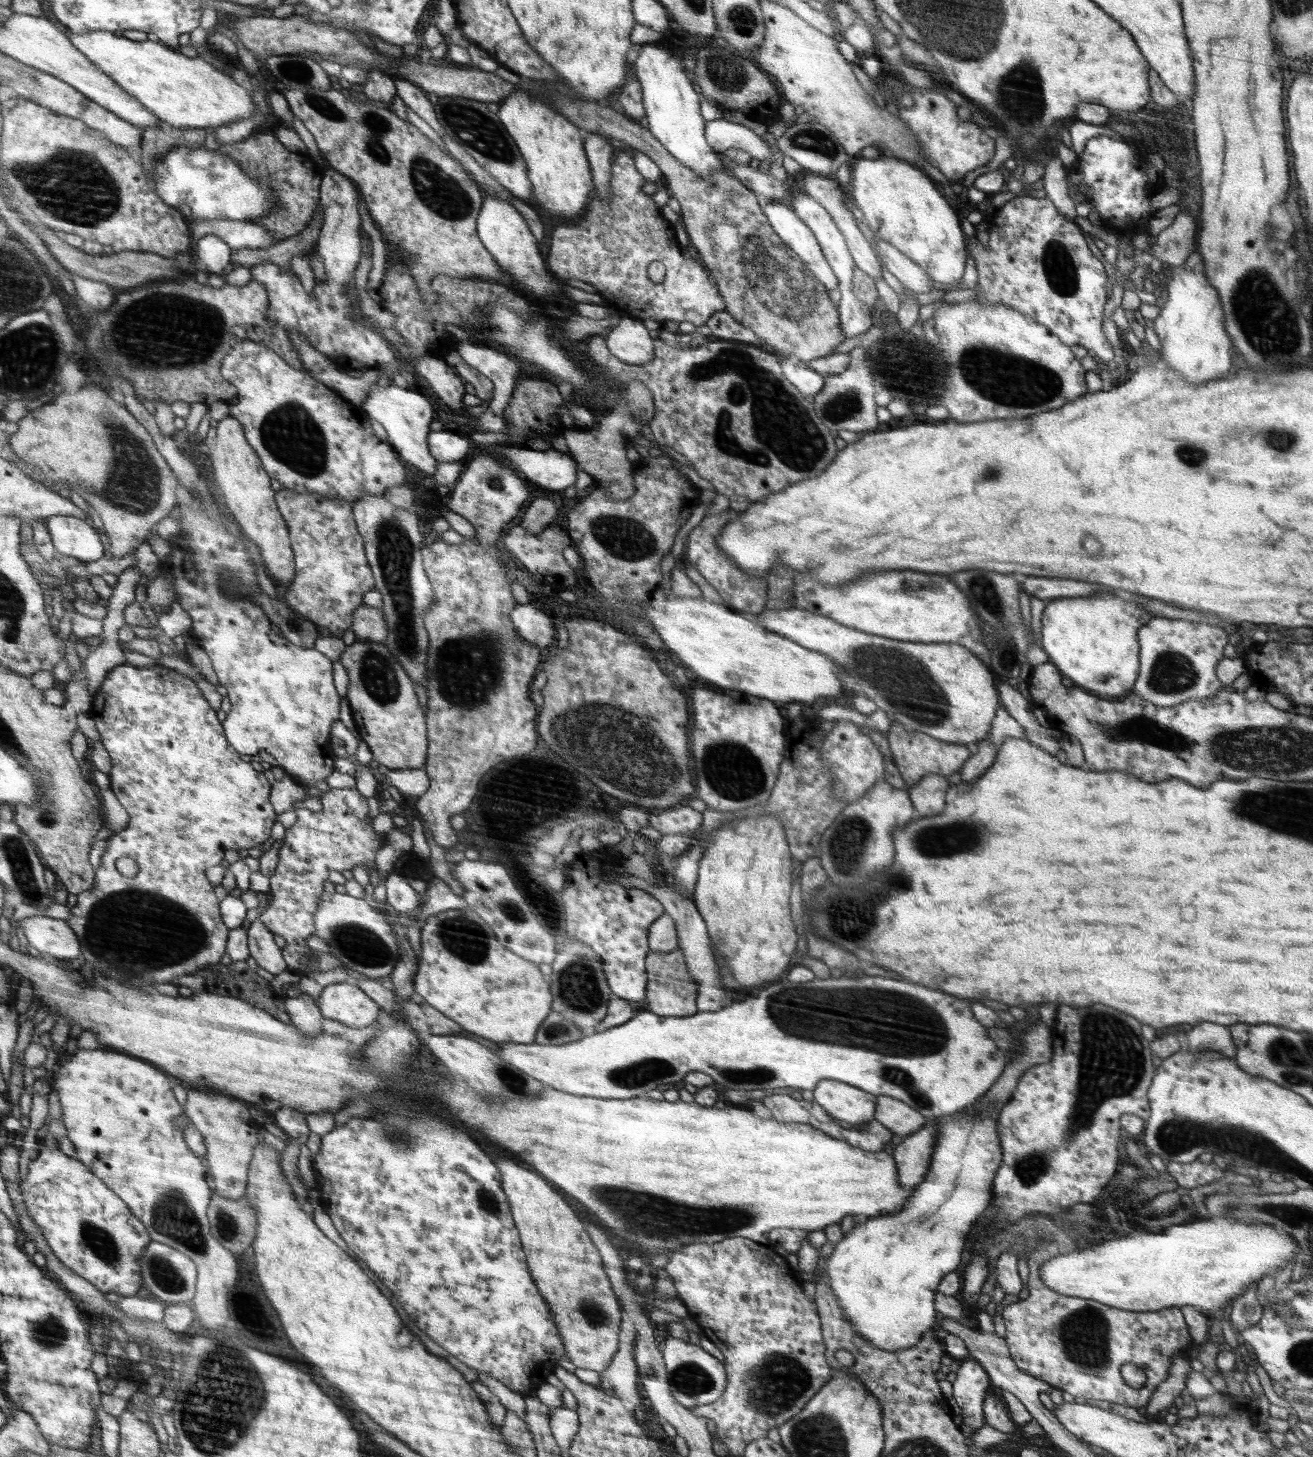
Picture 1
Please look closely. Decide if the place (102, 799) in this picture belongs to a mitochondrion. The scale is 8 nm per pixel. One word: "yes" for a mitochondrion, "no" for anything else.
no

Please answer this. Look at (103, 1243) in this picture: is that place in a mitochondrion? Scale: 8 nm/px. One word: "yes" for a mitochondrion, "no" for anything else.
yes

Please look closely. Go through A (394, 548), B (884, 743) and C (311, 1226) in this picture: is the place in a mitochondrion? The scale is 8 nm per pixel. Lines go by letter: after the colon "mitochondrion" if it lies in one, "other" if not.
A: mitochondrion
B: other
C: other

